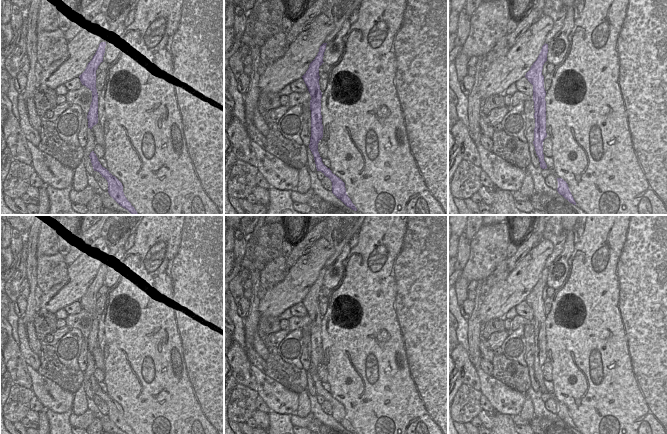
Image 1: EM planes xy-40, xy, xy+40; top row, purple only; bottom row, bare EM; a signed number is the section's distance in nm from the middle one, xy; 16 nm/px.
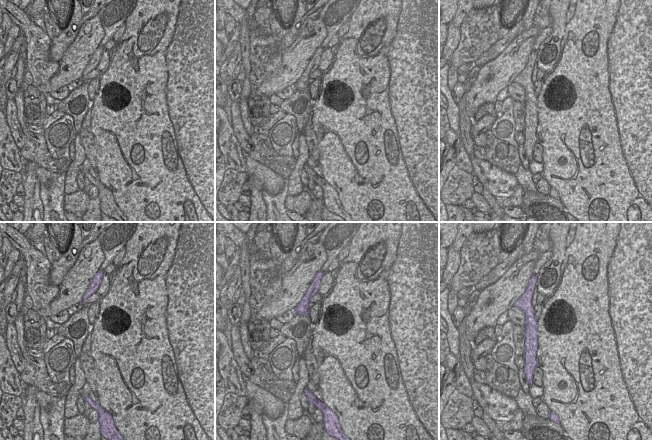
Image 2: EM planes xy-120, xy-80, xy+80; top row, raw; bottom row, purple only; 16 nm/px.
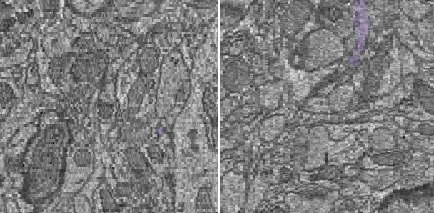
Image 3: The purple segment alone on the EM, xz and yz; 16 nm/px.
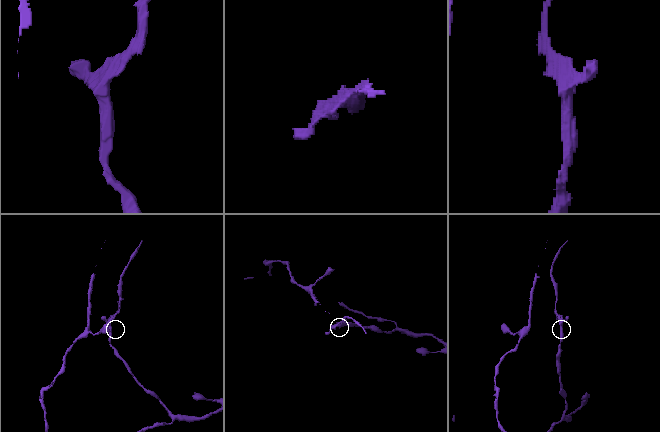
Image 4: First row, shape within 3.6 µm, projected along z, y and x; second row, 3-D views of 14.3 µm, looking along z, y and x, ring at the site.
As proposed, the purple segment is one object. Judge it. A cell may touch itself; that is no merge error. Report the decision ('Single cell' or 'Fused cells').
Single cell

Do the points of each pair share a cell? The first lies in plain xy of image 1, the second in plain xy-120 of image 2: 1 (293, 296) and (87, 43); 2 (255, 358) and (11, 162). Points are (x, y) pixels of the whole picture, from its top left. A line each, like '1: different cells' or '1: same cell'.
1: same cell
2: different cells

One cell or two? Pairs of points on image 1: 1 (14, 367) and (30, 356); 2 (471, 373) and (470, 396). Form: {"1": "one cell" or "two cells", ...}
{"1": "two cells", "2": "two cells"}

